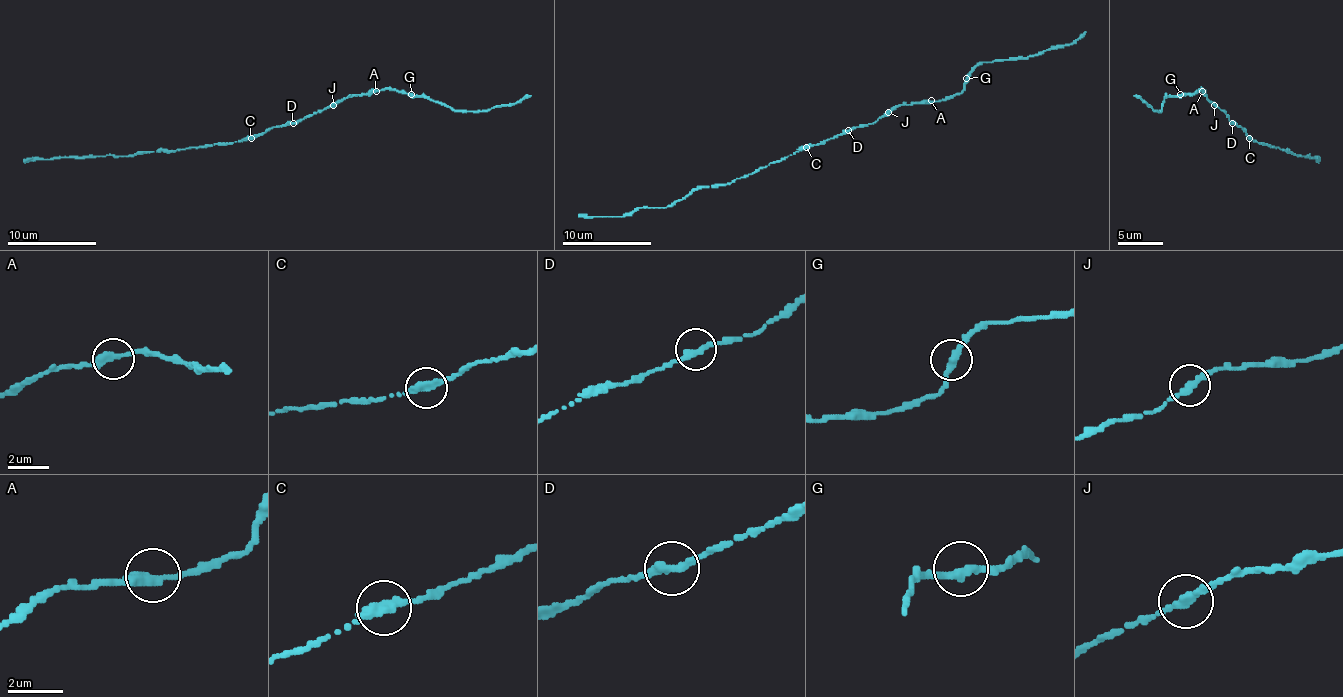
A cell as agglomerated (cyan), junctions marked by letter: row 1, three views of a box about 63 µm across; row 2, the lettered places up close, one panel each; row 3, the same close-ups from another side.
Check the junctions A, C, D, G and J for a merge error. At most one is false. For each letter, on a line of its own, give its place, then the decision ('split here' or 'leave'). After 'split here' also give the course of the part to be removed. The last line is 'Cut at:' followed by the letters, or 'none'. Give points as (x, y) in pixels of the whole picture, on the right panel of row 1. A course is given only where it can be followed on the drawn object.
A: (1202, 91) | leave
C: (1249, 138) | leave
D: (1232, 123) | leave
G: (1180, 94) | leave
J: (1214, 105) | leave
Cut at: none

